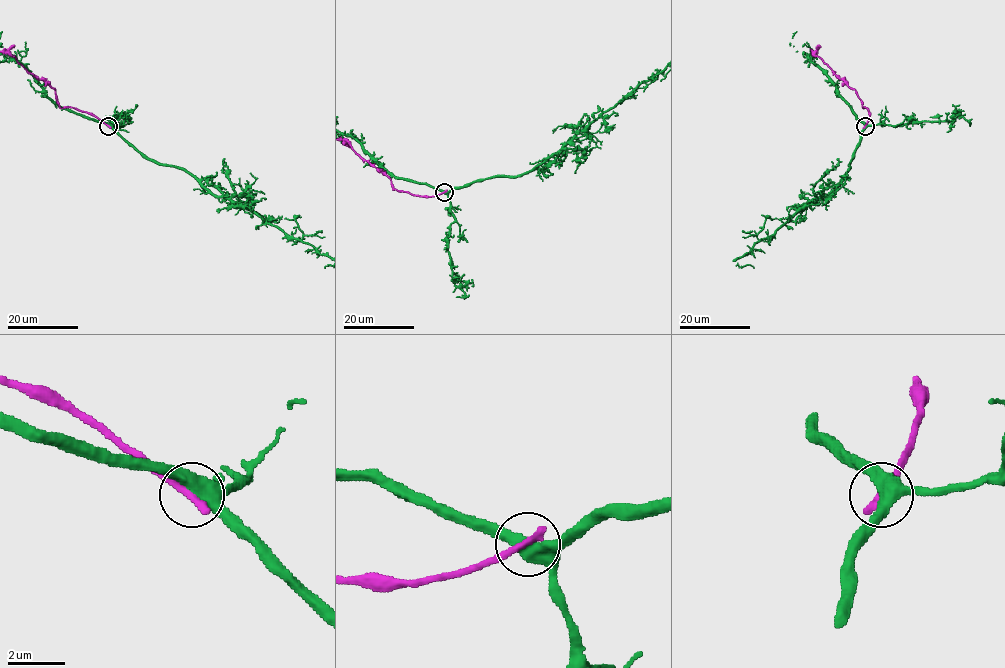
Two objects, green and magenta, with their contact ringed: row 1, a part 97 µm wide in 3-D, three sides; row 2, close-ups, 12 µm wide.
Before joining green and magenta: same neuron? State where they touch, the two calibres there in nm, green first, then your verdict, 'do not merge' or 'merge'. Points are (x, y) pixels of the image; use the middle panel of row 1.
at (444, 192); 440 nm thick on the green side, 320 nm on the other; do not merge

